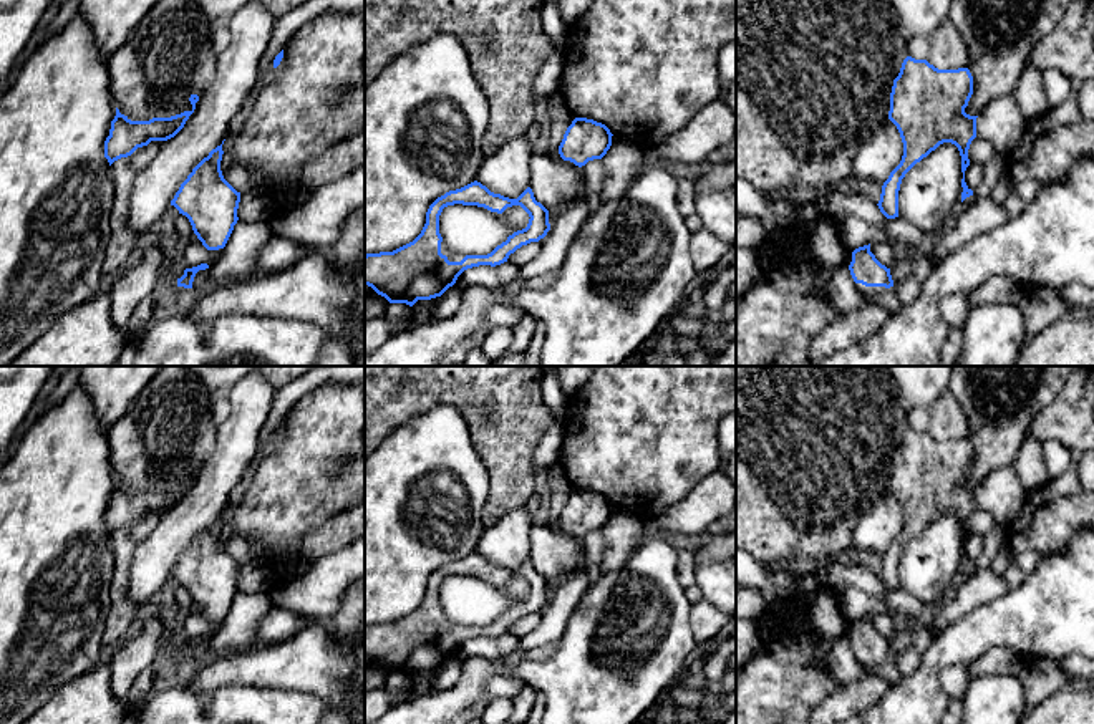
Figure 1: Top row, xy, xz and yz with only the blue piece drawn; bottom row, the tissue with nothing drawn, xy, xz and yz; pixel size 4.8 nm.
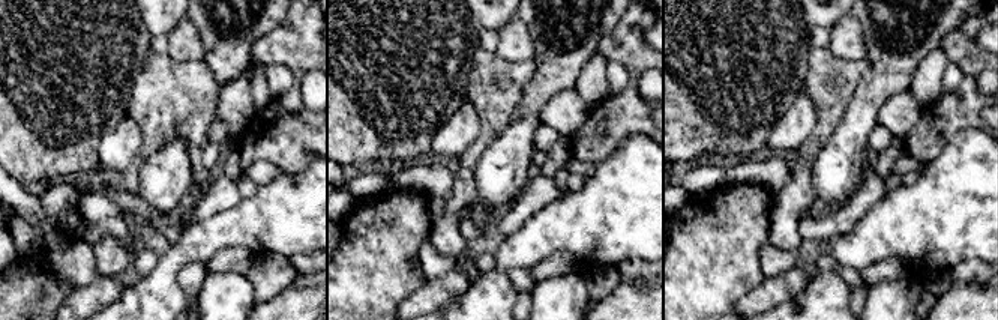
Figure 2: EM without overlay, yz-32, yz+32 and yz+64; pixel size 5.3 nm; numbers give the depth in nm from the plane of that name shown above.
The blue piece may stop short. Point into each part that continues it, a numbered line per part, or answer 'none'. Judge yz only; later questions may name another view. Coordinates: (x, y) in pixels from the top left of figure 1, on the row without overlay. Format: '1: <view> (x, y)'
1: yz (871, 665)

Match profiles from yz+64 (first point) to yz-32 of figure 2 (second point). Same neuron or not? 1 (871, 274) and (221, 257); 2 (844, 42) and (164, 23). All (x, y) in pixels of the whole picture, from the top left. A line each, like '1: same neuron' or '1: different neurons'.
1: same neuron
2: different neurons

